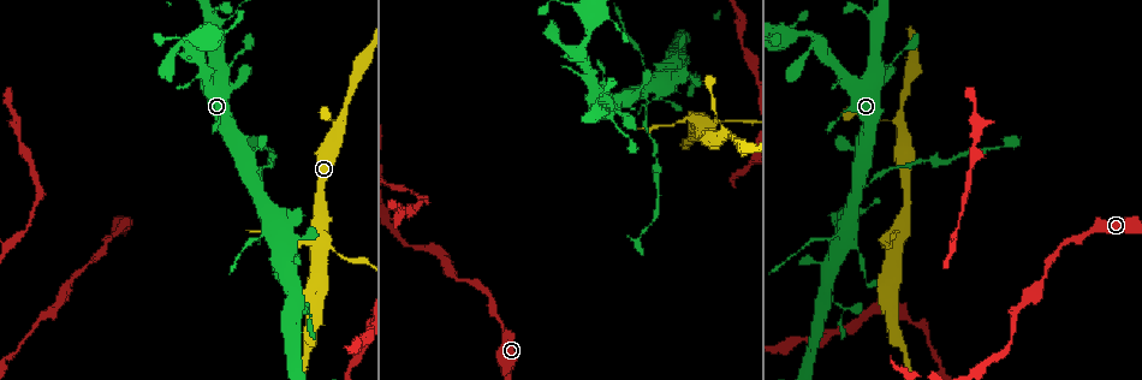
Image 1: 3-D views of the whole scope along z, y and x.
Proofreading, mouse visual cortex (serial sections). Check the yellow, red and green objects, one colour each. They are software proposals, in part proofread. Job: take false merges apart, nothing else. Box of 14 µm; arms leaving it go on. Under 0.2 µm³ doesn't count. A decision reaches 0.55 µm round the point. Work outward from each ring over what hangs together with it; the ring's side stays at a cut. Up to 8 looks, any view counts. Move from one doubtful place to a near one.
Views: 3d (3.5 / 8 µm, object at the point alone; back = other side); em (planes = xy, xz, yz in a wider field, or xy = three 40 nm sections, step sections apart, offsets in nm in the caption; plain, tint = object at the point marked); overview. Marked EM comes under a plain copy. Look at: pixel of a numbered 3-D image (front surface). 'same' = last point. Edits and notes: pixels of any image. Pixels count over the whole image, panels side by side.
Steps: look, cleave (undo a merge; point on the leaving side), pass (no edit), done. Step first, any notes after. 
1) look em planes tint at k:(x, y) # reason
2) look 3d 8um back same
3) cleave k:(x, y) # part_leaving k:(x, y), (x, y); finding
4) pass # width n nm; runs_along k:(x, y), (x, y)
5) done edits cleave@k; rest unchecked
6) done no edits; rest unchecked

look 3d 8um back at 1:(261, 187) # thin neck

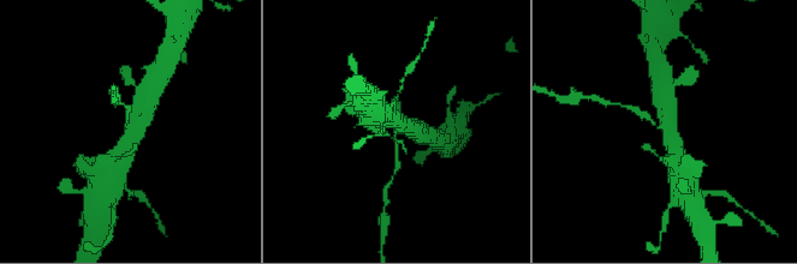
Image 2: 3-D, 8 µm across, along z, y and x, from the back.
look em xy step 5 tint at 2:(397, 131) # arms 3; arm_widths 150, 600, 600 nm

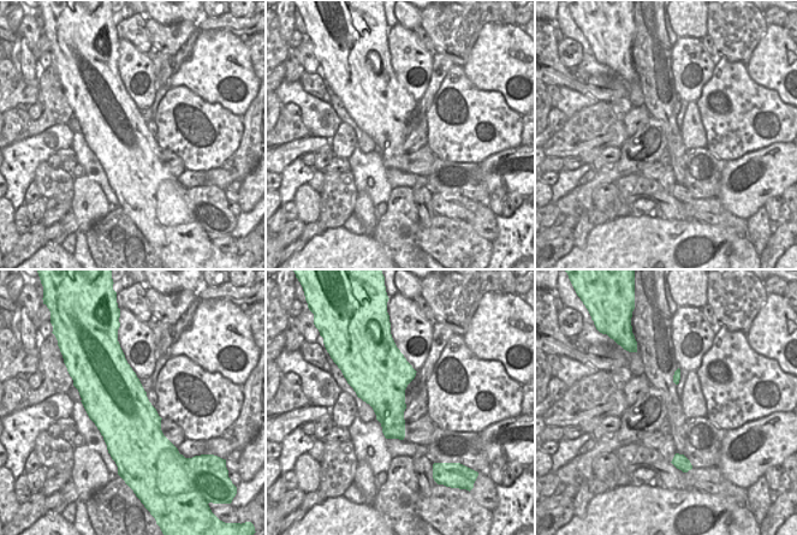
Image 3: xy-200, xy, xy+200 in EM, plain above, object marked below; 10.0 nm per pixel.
pass # width 440 nm; runs_along 2:(147, 97), (142, 119), (119, 158); one cell here

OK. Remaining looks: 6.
look 3d 3.5um at 1:(593, 16) # abrupt turn

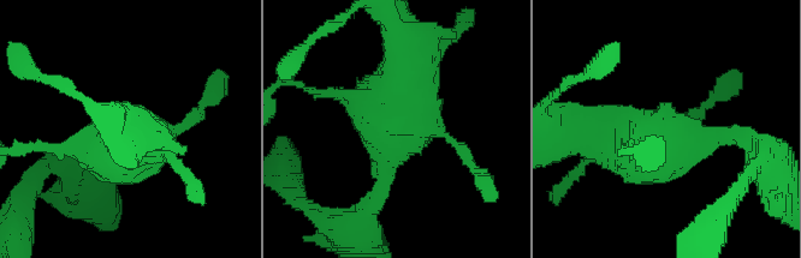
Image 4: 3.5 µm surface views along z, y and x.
look em xy step 3 tint at 4:(391, 126) # need the tissue

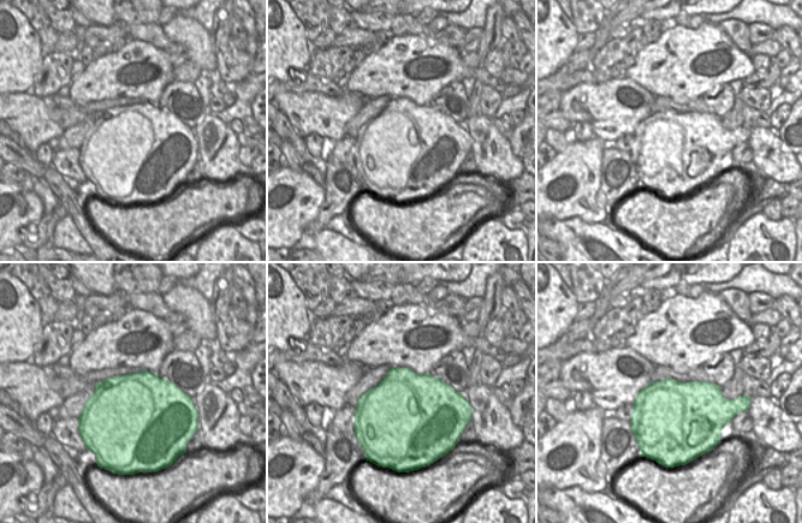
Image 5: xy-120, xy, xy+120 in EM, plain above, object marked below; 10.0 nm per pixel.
look em xy step 2 tint same # another direction

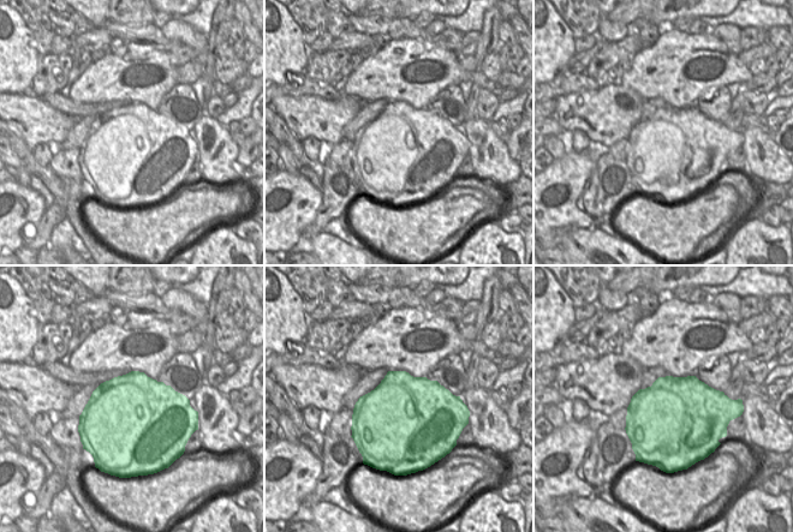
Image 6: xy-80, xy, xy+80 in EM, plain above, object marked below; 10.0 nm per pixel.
pass # runs_along 4:(373, 200), (392, 124), (321, 94); one cell here

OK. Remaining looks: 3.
look 3d 3.5um at 1:(221, 23) # two arms in line, one across

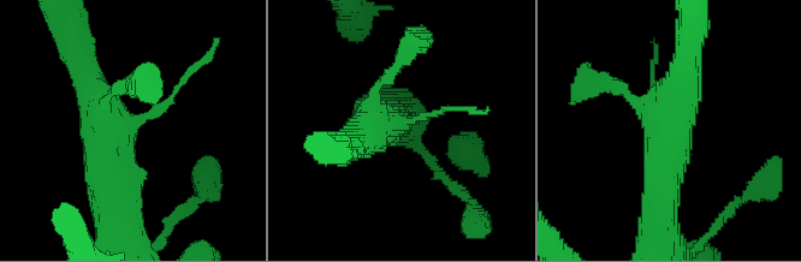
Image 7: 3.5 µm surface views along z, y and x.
look em xy step 5 tint at 7:(123, 126) # shape alone is not enough

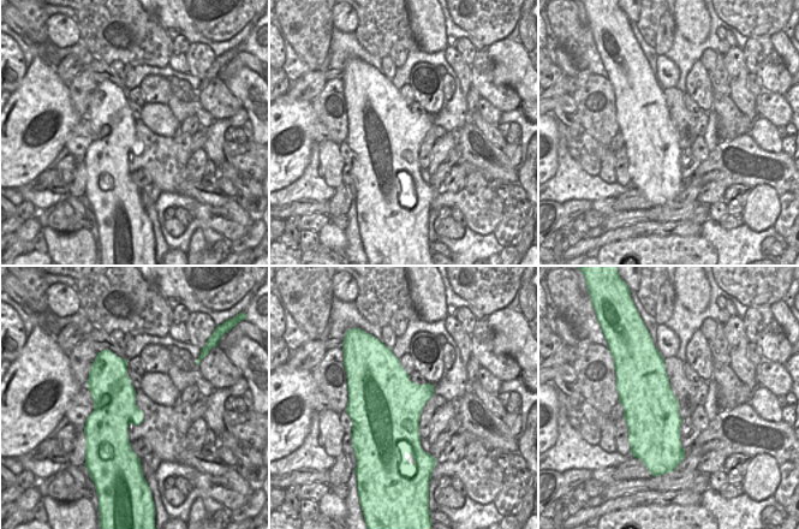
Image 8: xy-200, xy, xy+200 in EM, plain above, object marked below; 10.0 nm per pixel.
pass # runs_along 7:(117, 212), (105, 123), (83, 67); continuous, no second cell

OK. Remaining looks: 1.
done no edits; rest unchecked

